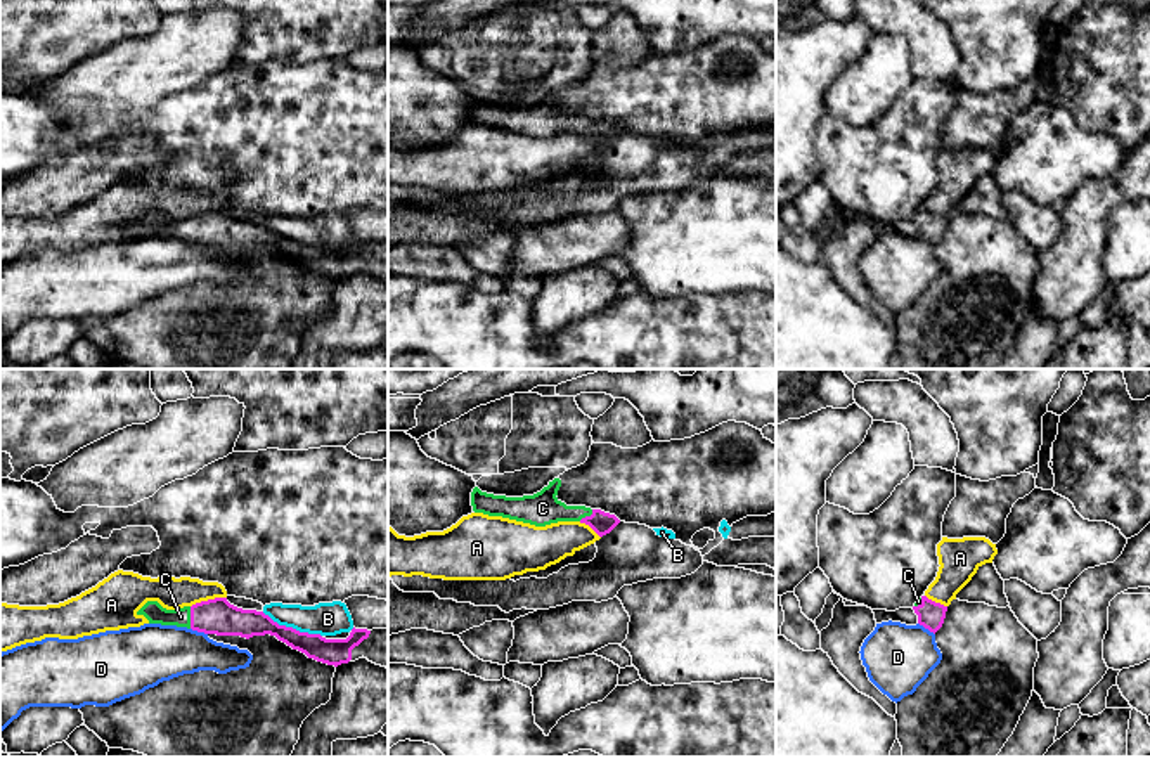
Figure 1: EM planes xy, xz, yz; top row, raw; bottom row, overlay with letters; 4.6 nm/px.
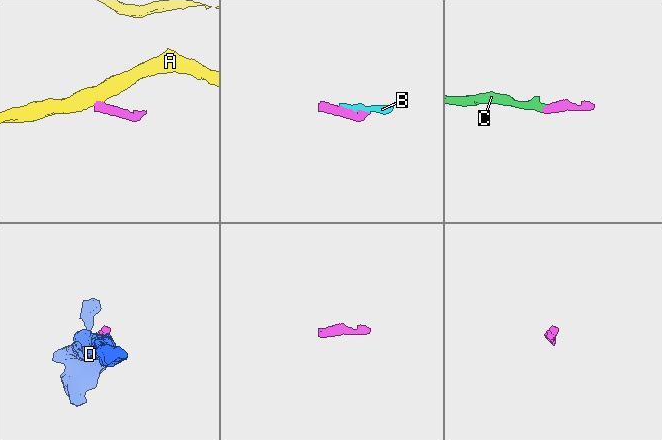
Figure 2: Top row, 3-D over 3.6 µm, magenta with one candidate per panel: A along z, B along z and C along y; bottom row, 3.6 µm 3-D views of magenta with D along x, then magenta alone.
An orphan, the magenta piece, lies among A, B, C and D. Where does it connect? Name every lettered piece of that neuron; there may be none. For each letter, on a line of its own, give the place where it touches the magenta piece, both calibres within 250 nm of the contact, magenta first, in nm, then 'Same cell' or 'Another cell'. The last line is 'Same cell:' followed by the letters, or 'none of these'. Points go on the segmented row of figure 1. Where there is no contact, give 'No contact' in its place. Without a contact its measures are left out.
A: Touches magenta at xy (208, 600). Thickness 160 nm (magenta) against 150 nm. Another cell
B: Touches magenta at xy (291, 627). Thickness 130 nm (magenta) against 160 nm. Another cell
C: Touches magenta at xy (191, 617). Thickness 160 nm (magenta) against 90 nm. Same cell
D: Touches magenta at xy (200, 631). Thickness 160 nm (magenta) against 280 nm. Another cell
Same cell: C

